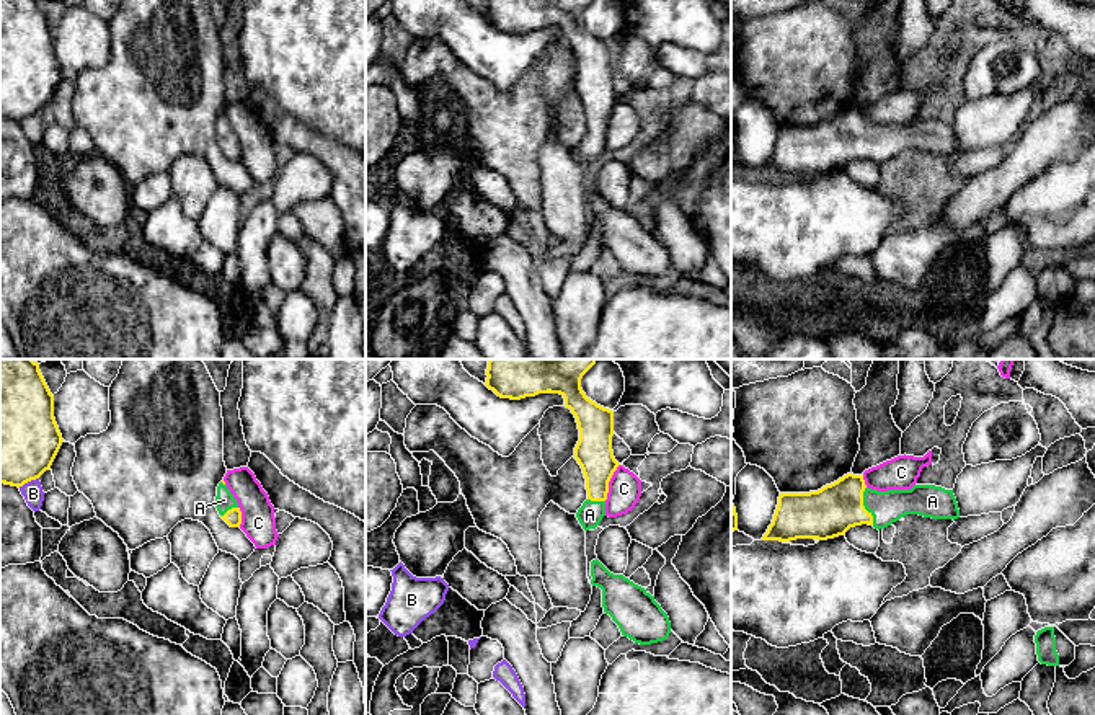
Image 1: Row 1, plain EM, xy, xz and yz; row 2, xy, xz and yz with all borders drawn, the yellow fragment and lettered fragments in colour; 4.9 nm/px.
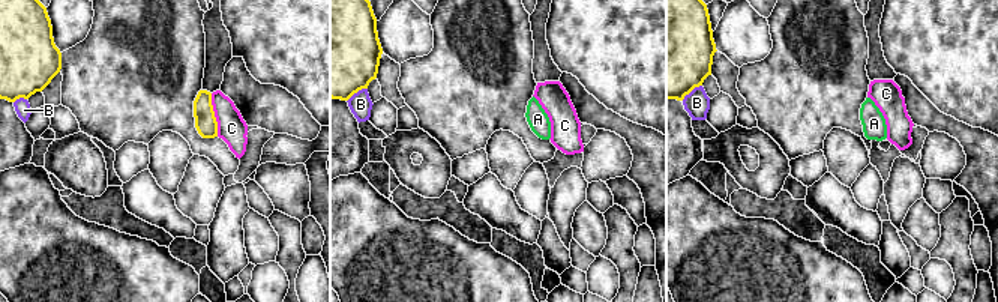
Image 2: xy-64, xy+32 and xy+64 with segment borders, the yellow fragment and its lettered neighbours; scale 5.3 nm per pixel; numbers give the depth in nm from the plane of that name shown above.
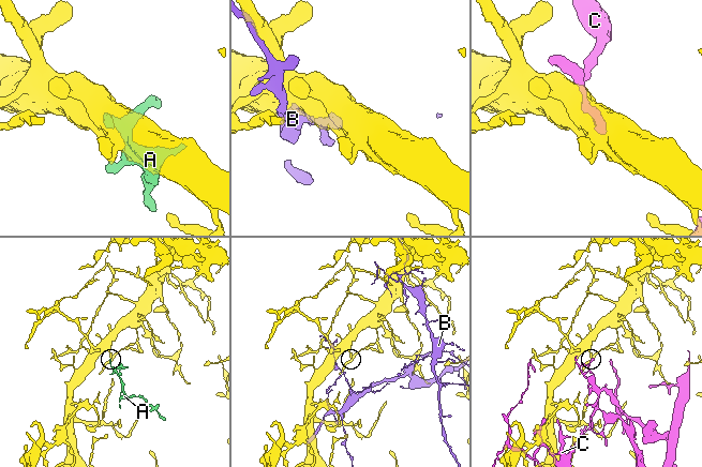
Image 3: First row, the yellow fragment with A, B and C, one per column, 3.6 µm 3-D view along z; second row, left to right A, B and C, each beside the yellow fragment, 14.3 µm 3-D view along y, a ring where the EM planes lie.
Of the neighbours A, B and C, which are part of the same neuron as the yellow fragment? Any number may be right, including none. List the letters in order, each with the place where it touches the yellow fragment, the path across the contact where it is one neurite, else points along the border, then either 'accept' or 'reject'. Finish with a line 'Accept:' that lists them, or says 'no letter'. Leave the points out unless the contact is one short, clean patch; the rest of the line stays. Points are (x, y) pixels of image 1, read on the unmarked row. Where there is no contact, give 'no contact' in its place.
A: contact yz (864, 141); way yz (831, 146), (837, 141), (864, 141), (888, 141); accept
B: contact xy (28, 115); reject
C: contact xz (609, 115); reject
Accept: A

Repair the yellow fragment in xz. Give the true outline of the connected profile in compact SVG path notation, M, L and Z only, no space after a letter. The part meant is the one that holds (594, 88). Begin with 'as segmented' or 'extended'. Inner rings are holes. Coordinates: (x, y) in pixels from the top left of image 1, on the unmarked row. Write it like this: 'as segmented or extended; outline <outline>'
extended; outline M488 0L485 20L501 33L521 34L539 28L560 28L579 64L574 93L586 113L587 134L576 152L584 165L605 150L609 116L620 100L612 85L614 46L586 31L583 10L592 0Z

